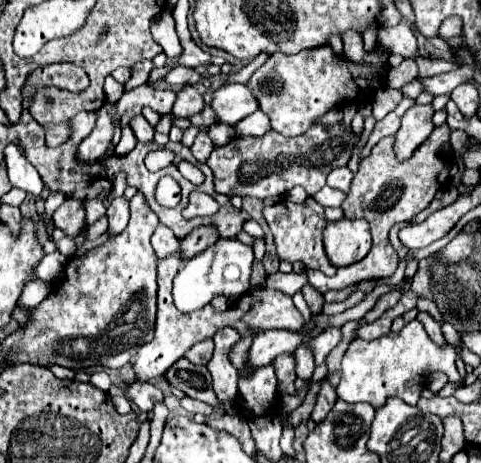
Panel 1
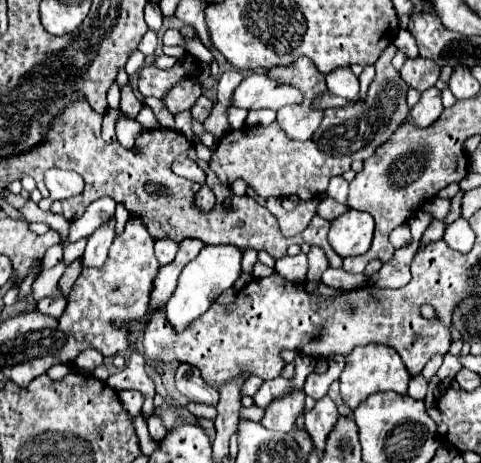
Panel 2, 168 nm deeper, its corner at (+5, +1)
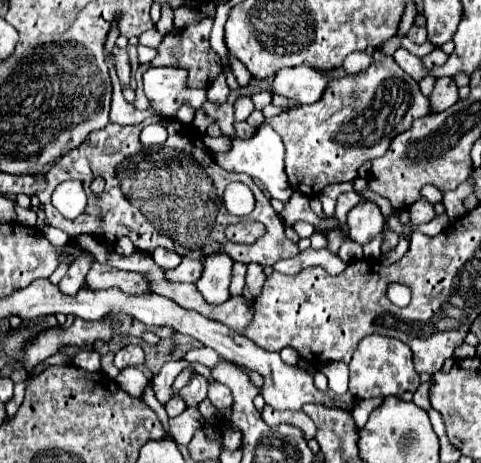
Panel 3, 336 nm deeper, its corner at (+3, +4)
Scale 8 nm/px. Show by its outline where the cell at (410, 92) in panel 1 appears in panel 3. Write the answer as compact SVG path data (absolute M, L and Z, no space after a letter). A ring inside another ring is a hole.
M434 49L432 53L428 53L422 61L426 67L434 67L434 65L444 65L448 59L448 55L442 51L442 49Z

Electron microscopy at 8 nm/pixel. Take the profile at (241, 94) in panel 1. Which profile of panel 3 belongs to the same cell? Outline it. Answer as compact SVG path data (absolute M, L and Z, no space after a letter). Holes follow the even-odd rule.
M300 65L278 71L276 77L272 79L272 91L274 95L284 95L300 101L302 105L310 105L322 97L322 91L326 89L328 81L330 79L328 75L324 75L324 71Z

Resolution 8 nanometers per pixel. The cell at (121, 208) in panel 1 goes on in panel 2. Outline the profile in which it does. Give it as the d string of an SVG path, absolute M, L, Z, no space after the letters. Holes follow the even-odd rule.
M112 216L106 224L102 224L90 238L86 244L86 252L84 252L84 266L102 266L108 258L108 250L112 246L112 238L116 236L116 218Z

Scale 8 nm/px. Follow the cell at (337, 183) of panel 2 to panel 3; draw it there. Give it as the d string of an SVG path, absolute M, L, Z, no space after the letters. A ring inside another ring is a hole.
M354 191L342 193L342 195L338 197L338 203L336 203L336 219L340 221L342 227L346 225L346 215L348 215L348 211L350 211L352 207L356 207L358 203L360 203L360 197L358 197L358 193L354 193Z

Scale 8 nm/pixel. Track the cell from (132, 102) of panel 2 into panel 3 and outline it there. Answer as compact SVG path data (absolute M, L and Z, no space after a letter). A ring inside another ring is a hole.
M114 47L114 65L116 65L116 73L122 85L130 83L130 63L128 63L128 53L126 49Z

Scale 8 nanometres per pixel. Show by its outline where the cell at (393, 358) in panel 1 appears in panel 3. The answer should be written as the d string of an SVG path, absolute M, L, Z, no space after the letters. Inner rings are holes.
M370 335L364 337L350 361L350 395L354 399L372 399L378 395L402 395L404 391L414 393L420 387L420 377L414 369L412 351L400 339Z

